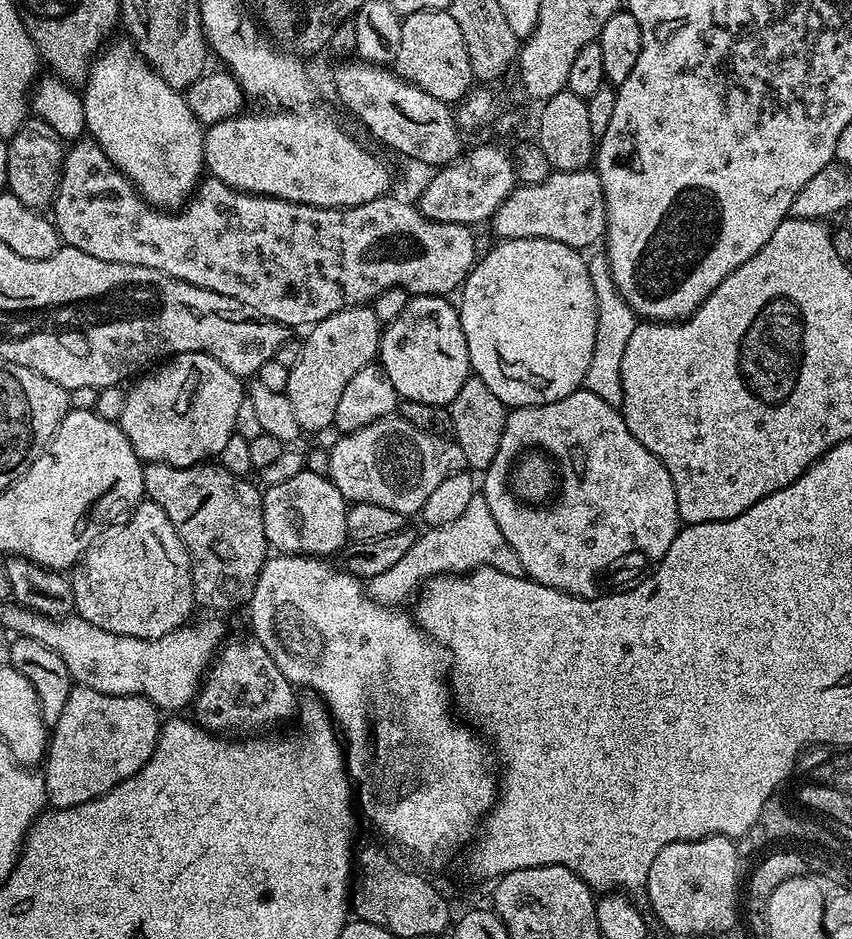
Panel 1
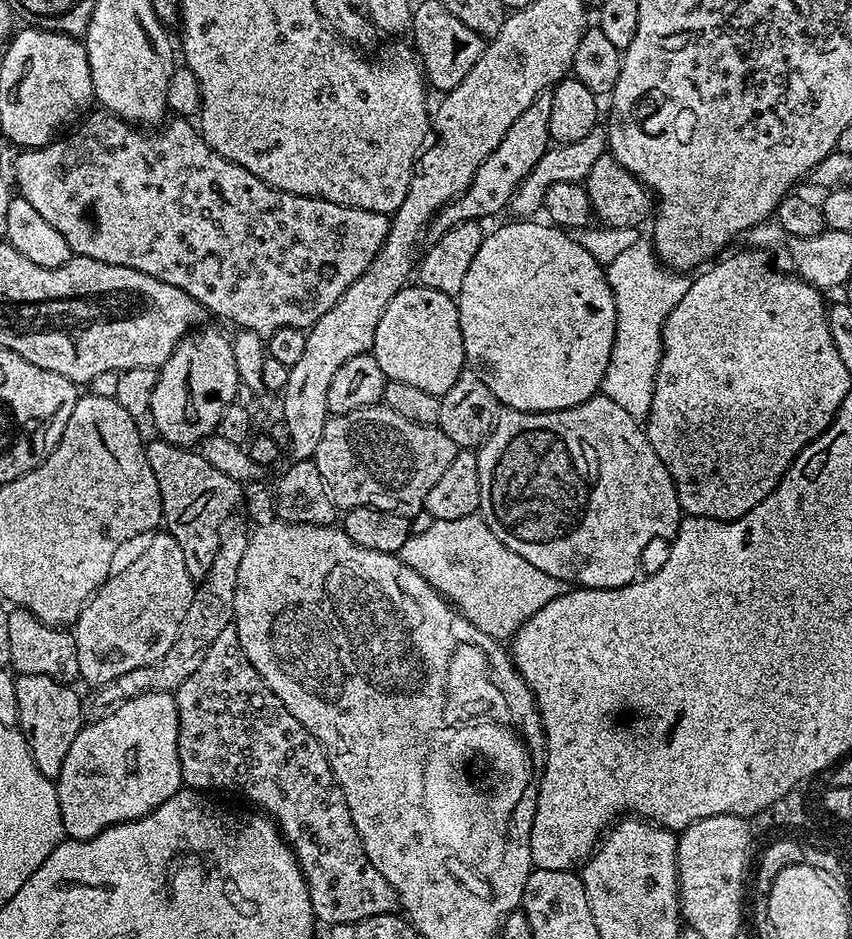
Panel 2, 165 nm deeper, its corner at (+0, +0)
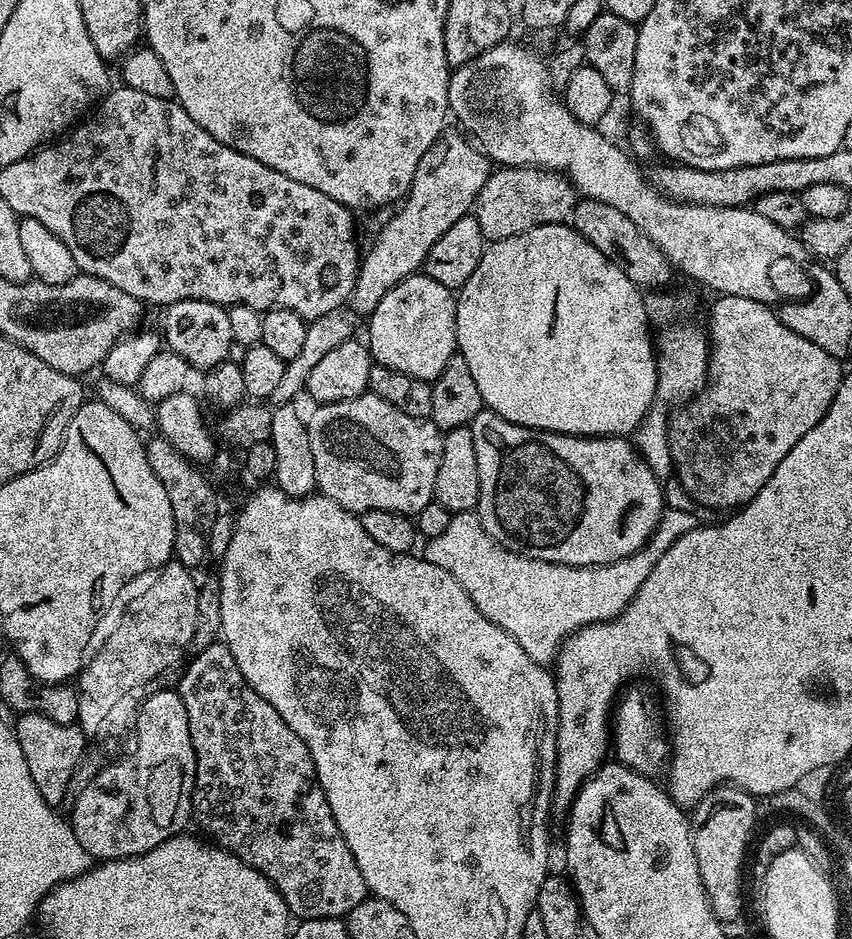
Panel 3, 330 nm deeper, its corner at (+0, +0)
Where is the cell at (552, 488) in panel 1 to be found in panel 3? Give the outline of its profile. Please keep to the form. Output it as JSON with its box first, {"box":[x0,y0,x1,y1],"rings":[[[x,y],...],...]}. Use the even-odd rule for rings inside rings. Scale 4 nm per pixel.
{"box":[470,410,666,566],"rings":[[[487,410],[478,413],[470,425],[474,434],[474,455],[478,457],[478,482],[480,483],[480,502],[478,515],[486,534],[494,538],[506,550],[514,550],[523,556],[538,558],[542,562],[554,562],[555,564],[569,564],[570,566],[590,566],[591,564],[609,564],[618,562],[618,558],[626,558],[634,554],[639,548],[643,548],[652,537],[652,531],[658,526],[660,515],[664,513],[666,501],[662,482],[646,466],[646,462],[639,454],[637,445],[631,439],[623,436],[571,436],[570,434],[558,434],[538,430],[530,426],[518,426],[506,418],[502,418],[496,412]]]}

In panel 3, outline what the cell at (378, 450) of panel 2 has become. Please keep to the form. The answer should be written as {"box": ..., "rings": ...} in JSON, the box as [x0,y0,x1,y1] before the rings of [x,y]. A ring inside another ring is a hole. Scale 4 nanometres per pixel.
{"box":[306,391,444,517],"rings":[[[370,391],[353,400],[321,404],[313,409],[312,417],[309,415],[306,423],[310,450],[314,453],[316,487],[323,495],[338,502],[338,506],[348,512],[357,514],[370,510],[394,510],[415,517],[427,504],[433,503],[436,495],[434,478],[438,478],[438,466],[442,463],[444,433],[431,418],[410,418],[410,414],[402,414],[398,406],[390,406],[390,402]]]}

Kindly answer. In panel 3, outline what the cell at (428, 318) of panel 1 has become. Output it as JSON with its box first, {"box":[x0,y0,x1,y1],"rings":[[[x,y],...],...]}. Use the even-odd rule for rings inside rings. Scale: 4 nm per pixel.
{"box":[366,274,457,380],"rings":[[[426,274],[407,276],[398,286],[394,286],[378,302],[378,306],[372,315],[367,317],[368,337],[366,343],[368,351],[372,353],[372,359],[377,364],[386,366],[390,370],[398,370],[402,374],[410,374],[410,378],[437,380],[446,370],[446,362],[450,362],[452,356],[457,355],[456,346],[456,296],[453,289],[442,286],[442,282],[434,282]]]}

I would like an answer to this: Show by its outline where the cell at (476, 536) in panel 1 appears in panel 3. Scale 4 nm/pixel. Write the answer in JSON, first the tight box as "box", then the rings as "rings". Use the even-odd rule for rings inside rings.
{"box":[422,506,698,666],"rings":[[[668,506],[660,515],[658,526],[652,531],[648,543],[634,554],[618,558],[618,562],[609,564],[570,566],[542,562],[538,558],[506,550],[506,546],[502,546],[497,540],[490,538],[490,534],[486,534],[475,511],[457,512],[450,518],[450,526],[446,526],[443,534],[427,537],[425,544],[428,545],[422,549],[422,555],[434,566],[442,566],[446,574],[451,574],[458,581],[458,586],[462,586],[462,590],[470,594],[470,602],[474,602],[474,606],[478,606],[478,610],[486,614],[490,622],[494,622],[494,626],[506,630],[506,634],[510,634],[510,638],[514,638],[514,642],[518,642],[518,646],[522,646],[522,650],[526,650],[526,654],[530,654],[534,662],[548,666],[555,661],[564,641],[573,636],[579,628],[584,628],[588,624],[600,624],[604,620],[613,620],[615,616],[622,614],[622,610],[626,610],[626,606],[638,594],[646,578],[650,578],[650,572],[654,570],[662,554],[666,554],[666,550],[670,550],[670,546],[674,546],[674,542],[682,538],[682,534],[697,527],[698,520],[695,520],[686,509]]]}

